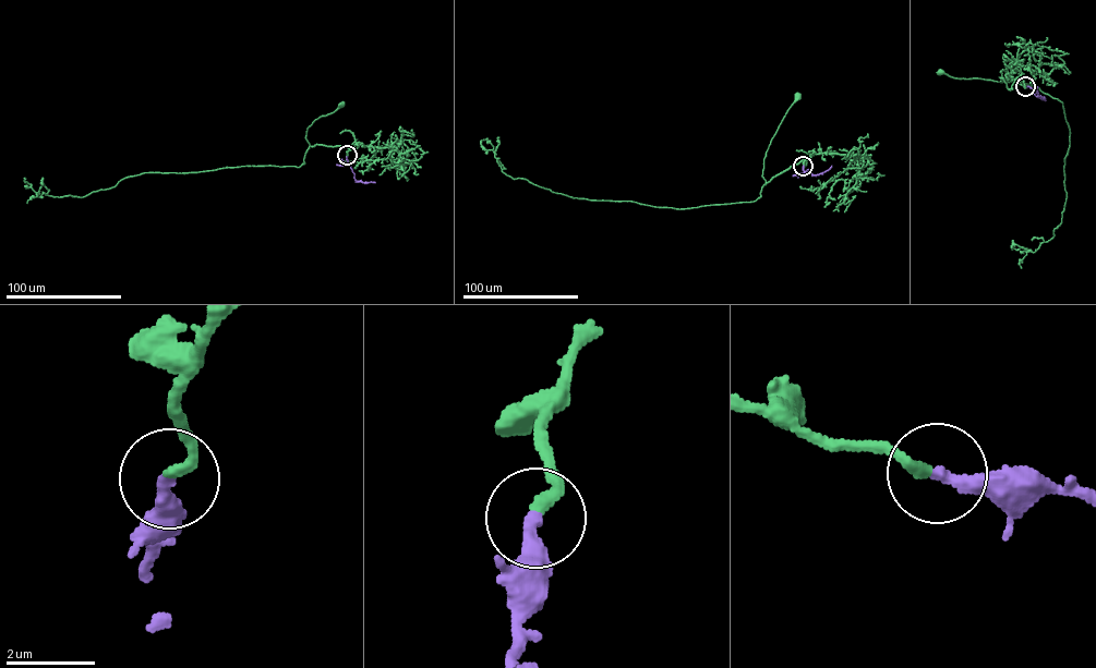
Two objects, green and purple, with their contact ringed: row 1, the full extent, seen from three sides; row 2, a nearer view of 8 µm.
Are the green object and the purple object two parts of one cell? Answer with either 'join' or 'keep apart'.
join

